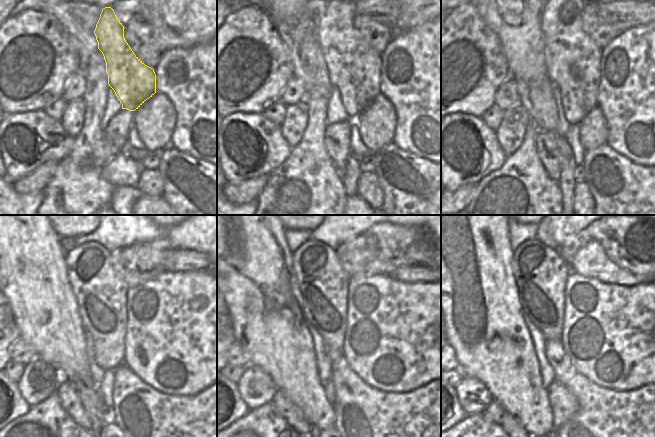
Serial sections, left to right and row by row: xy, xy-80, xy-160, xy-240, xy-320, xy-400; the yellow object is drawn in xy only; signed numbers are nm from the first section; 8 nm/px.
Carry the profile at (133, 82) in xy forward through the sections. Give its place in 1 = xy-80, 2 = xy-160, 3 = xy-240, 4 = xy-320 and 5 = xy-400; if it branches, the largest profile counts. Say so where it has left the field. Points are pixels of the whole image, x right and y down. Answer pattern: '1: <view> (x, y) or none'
1: xy-80 (353, 68)
2: xy-160 (558, 48)
3: xy-240 (100, 288)
4: xy-320 (321, 280)
5: xy-400 (540, 273)

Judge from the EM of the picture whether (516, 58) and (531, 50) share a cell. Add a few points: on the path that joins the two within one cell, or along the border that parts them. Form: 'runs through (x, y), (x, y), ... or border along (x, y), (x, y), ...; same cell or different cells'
border along (526, 32), (516, 43), (533, 66), (531, 77); different cells

